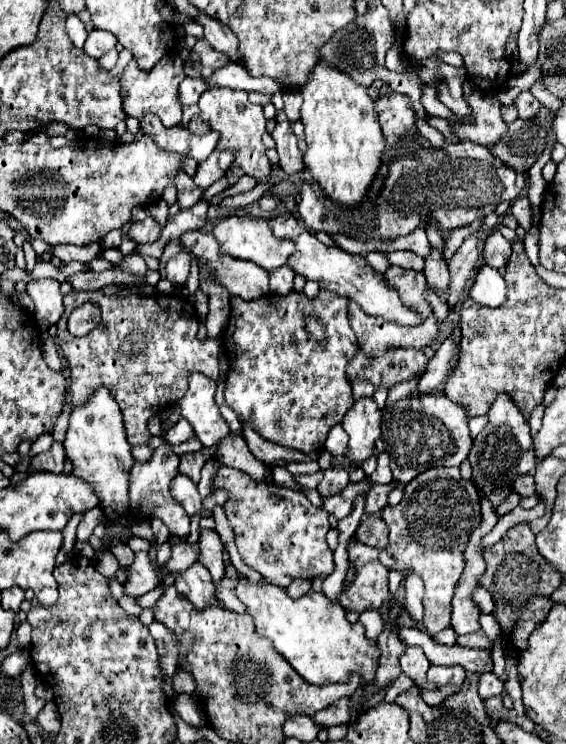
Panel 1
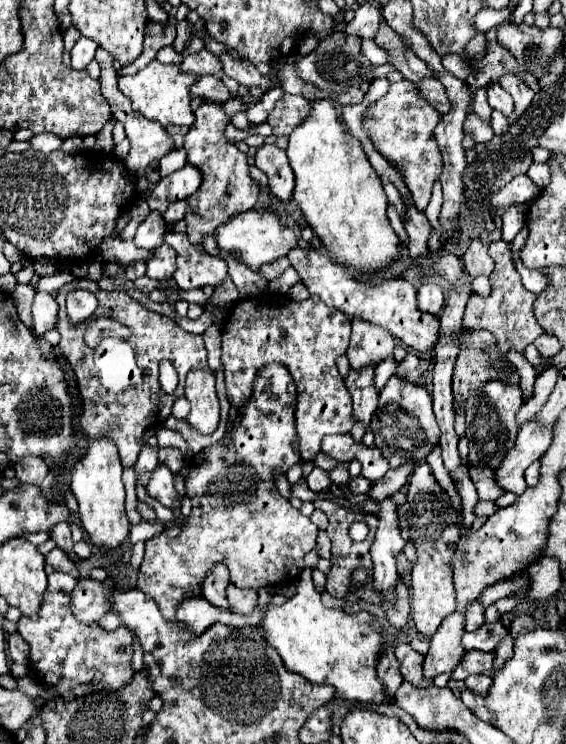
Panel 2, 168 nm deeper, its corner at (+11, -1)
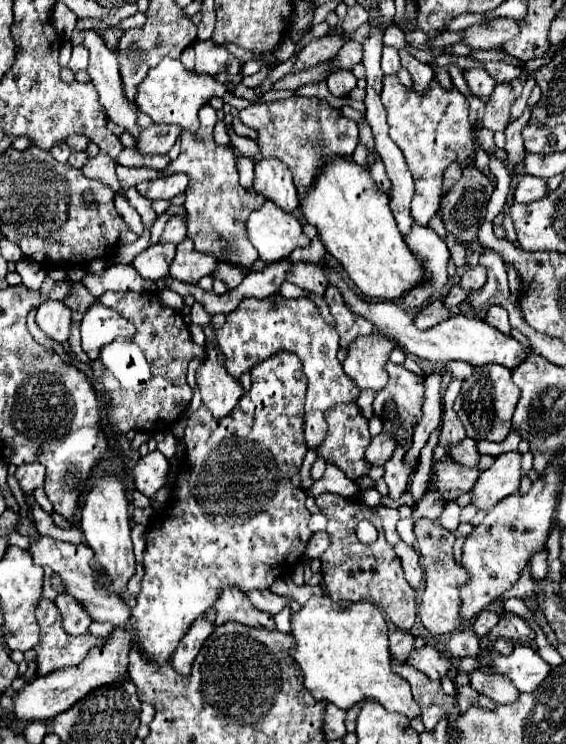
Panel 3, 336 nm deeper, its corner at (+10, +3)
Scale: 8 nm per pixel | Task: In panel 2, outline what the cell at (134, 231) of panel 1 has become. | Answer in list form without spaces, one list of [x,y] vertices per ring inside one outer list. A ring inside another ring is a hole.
[[[151,212],[147,216],[147,220],[137,228],[137,234],[135,234],[135,244],[139,248],[147,248],[147,250],[155,250],[159,246],[163,246],[163,238],[165,234],[169,232],[169,228],[165,226],[165,220],[163,220],[163,214],[161,212]]]

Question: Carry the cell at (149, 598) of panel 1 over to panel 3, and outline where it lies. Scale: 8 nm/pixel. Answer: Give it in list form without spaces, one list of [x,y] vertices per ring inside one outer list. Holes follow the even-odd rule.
[[[92,622],[88,628],[88,632],[92,636],[108,636],[112,630],[114,630],[114,626],[110,622]]]

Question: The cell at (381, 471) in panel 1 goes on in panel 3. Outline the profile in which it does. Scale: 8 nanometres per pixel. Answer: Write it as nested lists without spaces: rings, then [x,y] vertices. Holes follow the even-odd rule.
[[[378,434],[372,438],[370,446],[366,448],[364,456],[366,456],[366,462],[372,464],[372,466],[384,466],[390,456],[394,454],[396,446],[394,446],[394,440],[390,440],[390,436],[384,436],[384,434]]]

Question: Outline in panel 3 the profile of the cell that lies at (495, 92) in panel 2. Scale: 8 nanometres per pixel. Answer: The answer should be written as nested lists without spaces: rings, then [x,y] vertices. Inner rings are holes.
[[[470,68],[470,70],[464,70],[464,78],[472,90],[472,94],[476,94],[478,98],[482,96],[490,96],[494,92],[494,86],[496,86],[496,80],[484,70],[484,68]]]

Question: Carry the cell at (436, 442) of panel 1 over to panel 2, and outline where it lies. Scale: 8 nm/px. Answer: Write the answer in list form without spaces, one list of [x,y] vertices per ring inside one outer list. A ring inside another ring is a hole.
[[[391,376],[381,390],[379,406],[369,422],[369,428],[375,434],[375,446],[389,460],[391,468],[401,466],[407,460],[425,460],[439,442],[439,426],[433,414],[431,394],[423,386],[403,380],[399,376]]]

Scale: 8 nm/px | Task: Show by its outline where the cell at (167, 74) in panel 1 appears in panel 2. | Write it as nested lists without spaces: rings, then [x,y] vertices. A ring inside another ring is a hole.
[[[153,60],[143,70],[139,70],[135,76],[121,76],[119,88],[131,100],[133,110],[141,112],[147,120],[159,122],[161,126],[169,126],[169,124],[193,126],[195,116],[191,112],[191,98],[193,98],[191,86],[197,80],[199,80],[197,76],[193,76],[189,72],[181,72],[179,64],[161,64],[161,62]]]

